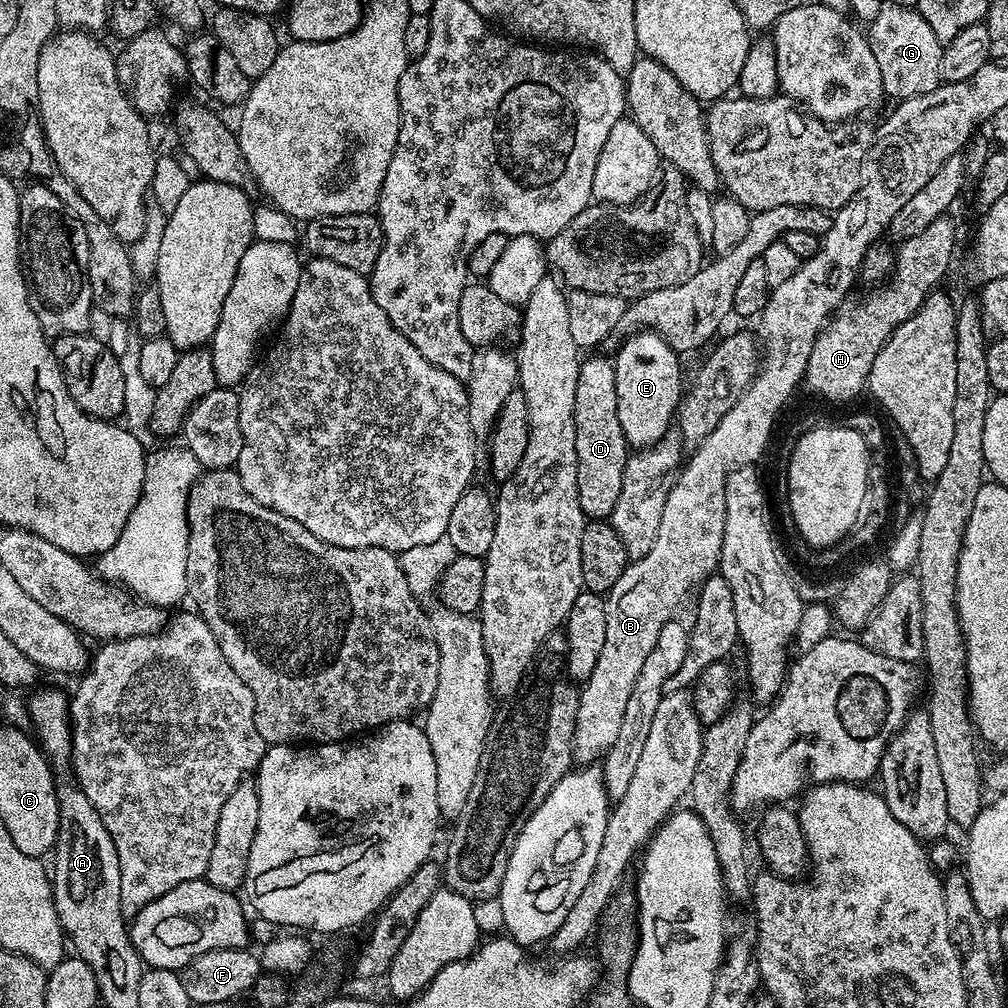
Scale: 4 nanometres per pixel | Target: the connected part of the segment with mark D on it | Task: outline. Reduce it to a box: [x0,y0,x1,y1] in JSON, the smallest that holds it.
[574,354,630,521]

